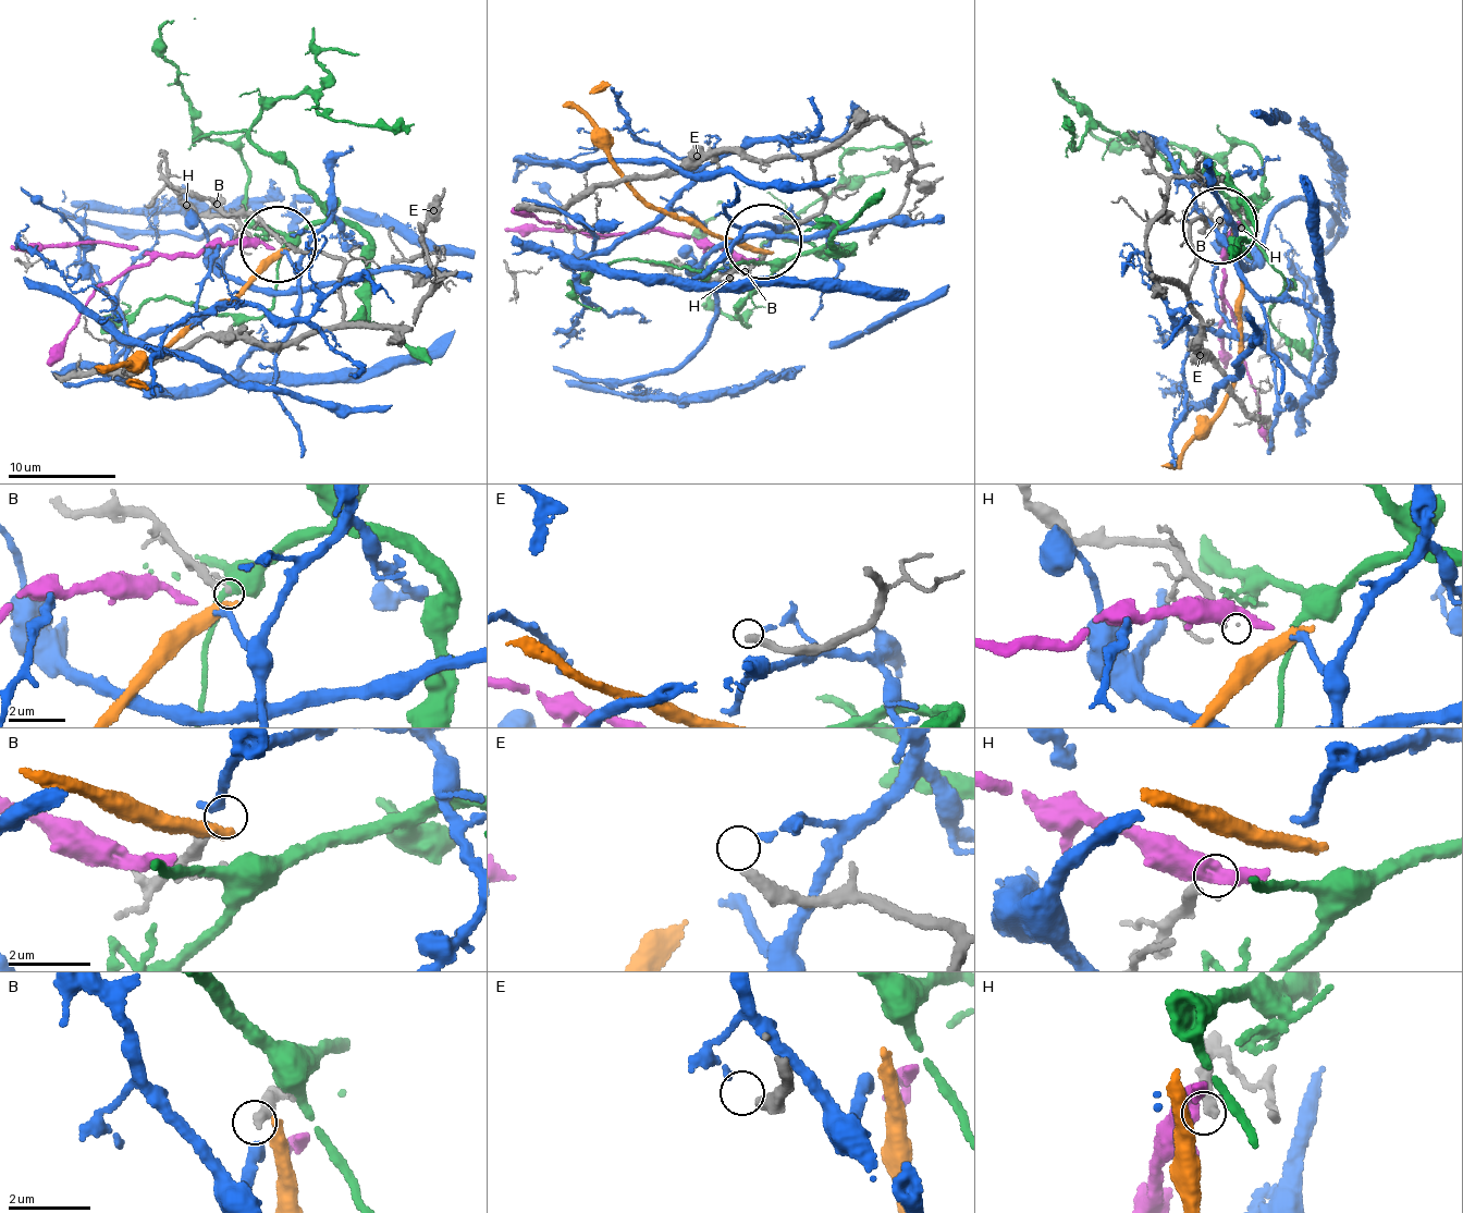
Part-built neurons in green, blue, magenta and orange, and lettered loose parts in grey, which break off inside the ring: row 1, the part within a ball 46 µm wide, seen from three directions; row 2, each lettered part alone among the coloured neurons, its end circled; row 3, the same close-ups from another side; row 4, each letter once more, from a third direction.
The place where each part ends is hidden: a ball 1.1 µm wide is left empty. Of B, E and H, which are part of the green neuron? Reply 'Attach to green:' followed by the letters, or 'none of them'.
Attach to green: none of them

